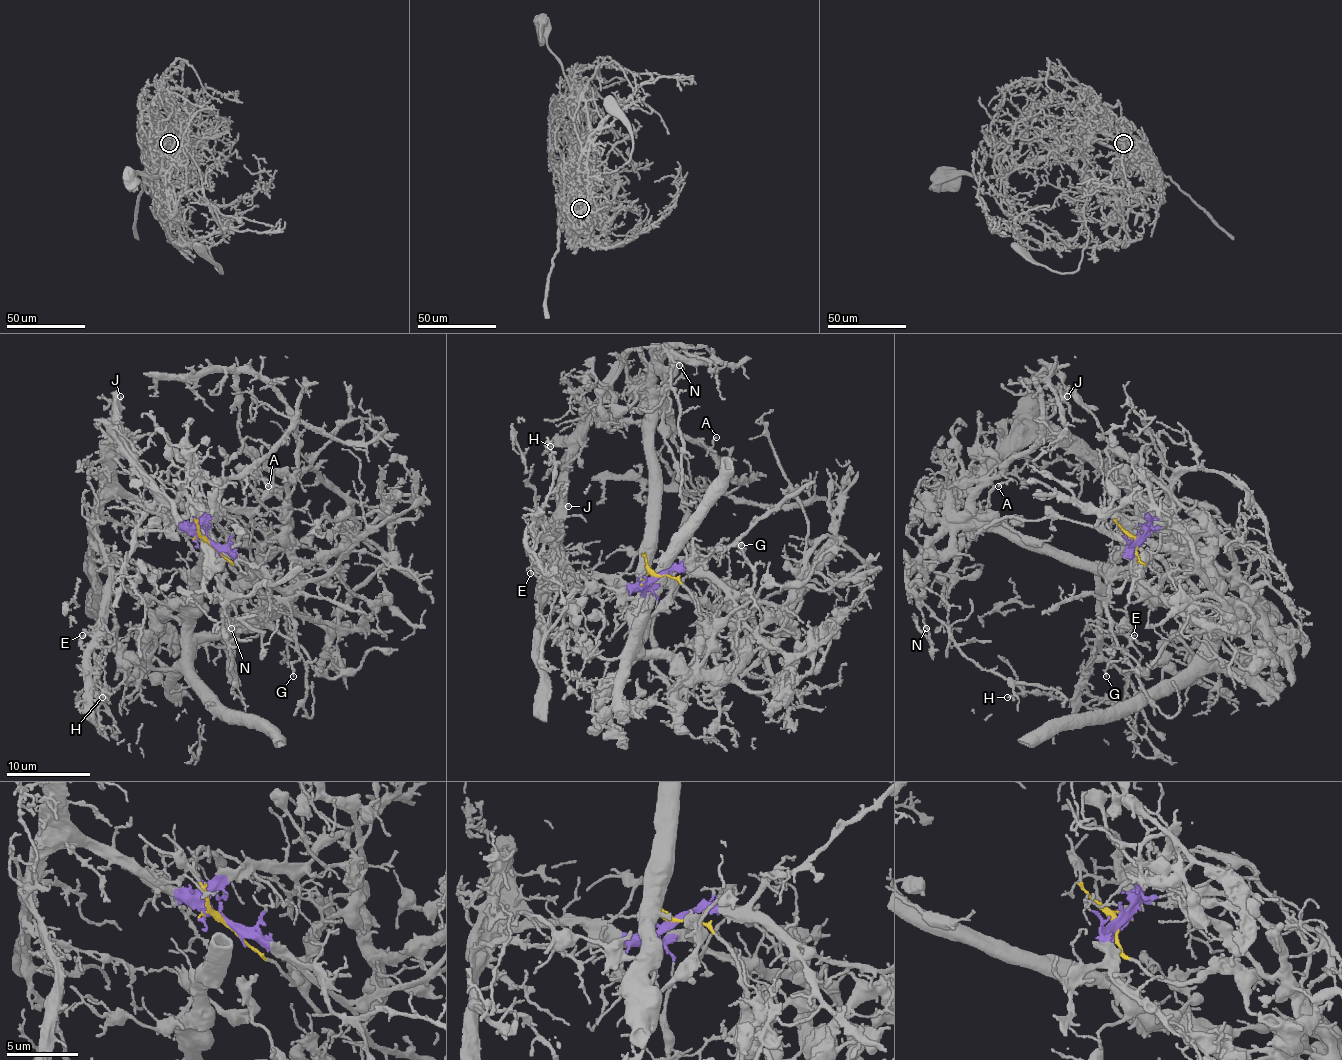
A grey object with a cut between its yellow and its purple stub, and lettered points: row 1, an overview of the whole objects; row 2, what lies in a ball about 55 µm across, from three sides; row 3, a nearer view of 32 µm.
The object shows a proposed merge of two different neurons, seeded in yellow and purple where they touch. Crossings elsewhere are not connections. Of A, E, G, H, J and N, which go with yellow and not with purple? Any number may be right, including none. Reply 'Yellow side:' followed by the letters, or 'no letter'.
Yellow side: A, N

